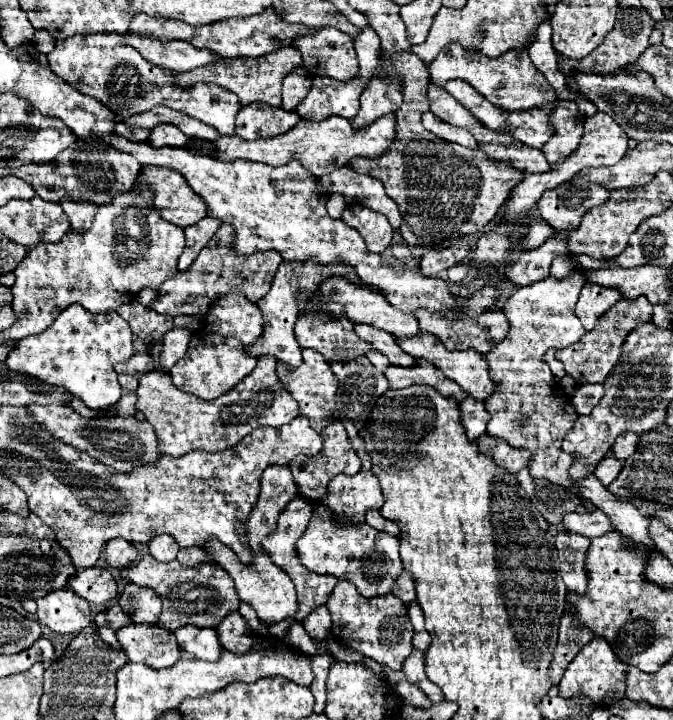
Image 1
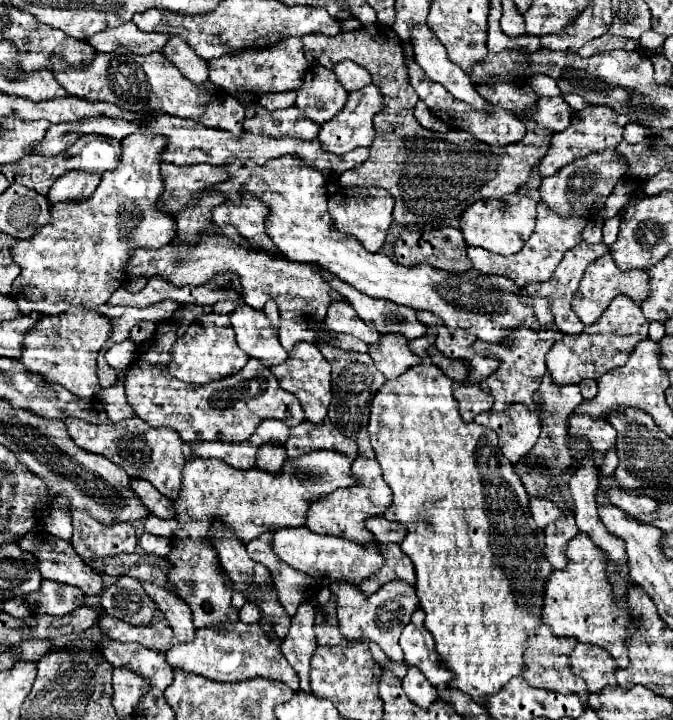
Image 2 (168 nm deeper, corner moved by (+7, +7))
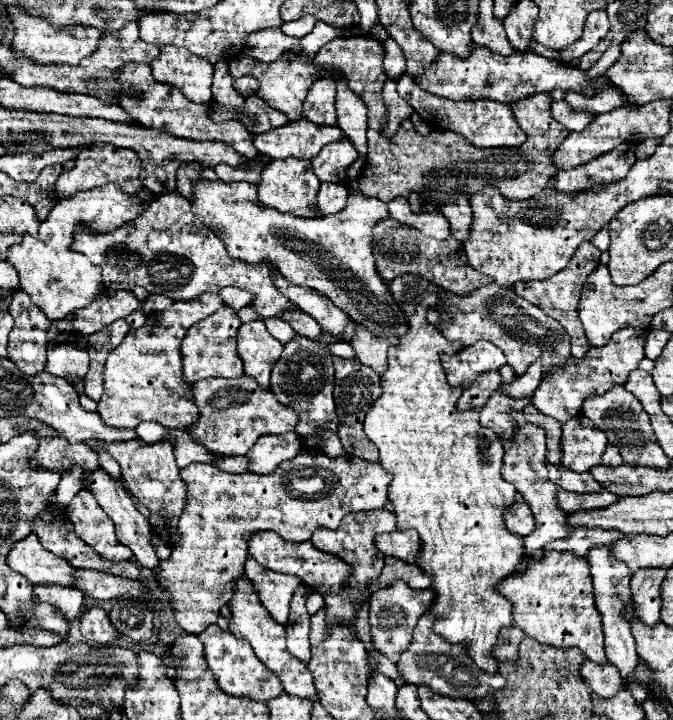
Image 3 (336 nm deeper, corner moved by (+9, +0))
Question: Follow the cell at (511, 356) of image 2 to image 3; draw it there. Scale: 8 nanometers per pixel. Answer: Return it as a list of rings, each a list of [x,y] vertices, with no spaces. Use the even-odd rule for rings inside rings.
[[[534,362],[524,376],[518,376],[512,384],[506,384],[506,386],[504,386],[504,392],[506,392],[508,396],[514,396],[514,398],[532,396],[534,390],[538,388],[540,380],[542,380],[542,364]]]

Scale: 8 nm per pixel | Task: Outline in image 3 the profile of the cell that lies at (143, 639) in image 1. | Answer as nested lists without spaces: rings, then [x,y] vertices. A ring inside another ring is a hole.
[[[96,606],[84,610],[80,616],[80,632],[90,644],[112,644],[118,638],[118,632],[110,624],[108,614]]]

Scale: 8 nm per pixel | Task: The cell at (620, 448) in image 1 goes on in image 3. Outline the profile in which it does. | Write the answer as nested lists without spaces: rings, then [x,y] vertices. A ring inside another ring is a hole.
[[[576,416],[574,420],[568,420],[562,426],[562,466],[572,472],[588,472],[592,466],[600,464],[602,452],[608,446],[606,434],[594,426],[586,416]]]

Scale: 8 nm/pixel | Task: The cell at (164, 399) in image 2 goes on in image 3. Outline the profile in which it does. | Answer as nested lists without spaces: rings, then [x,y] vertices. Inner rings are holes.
[[[250,376],[240,378],[206,378],[198,380],[194,386],[194,398],[200,408],[198,424],[190,428],[190,436],[194,440],[202,440],[210,452],[218,456],[238,456],[246,454],[252,444],[262,434],[286,434],[294,432],[294,422],[298,416],[290,412],[290,408],[278,404],[276,396],[270,390],[258,388],[256,380]]]

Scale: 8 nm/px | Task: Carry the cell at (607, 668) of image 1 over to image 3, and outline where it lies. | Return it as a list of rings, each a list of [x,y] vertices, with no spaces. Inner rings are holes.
[[[586,660],[582,664],[582,680],[596,692],[598,696],[614,696],[622,688],[622,676],[614,664],[596,664],[592,660]]]

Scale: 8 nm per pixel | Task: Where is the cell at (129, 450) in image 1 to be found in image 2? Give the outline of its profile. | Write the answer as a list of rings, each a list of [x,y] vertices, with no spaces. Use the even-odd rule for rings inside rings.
[[[68,417],[64,423],[74,443],[80,445],[82,449],[108,457],[112,463],[128,471],[130,477],[150,481],[168,499],[176,499],[176,493],[180,493],[180,477],[182,477],[182,467],[186,463],[184,441],[180,441],[180,437],[172,433],[172,429],[152,429],[144,425],[140,417],[128,417],[118,423],[110,421],[98,425]]]

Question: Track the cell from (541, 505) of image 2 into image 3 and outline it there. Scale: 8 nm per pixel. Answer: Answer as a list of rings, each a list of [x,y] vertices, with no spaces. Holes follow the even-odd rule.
[[[514,502],[514,504],[506,506],[504,524],[516,536],[522,536],[522,538],[528,536],[534,530],[534,516],[530,512],[530,506],[524,502]]]

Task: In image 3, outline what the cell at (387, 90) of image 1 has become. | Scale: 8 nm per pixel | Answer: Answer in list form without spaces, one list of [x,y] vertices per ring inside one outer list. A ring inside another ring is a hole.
[[[346,138],[334,144],[326,144],[326,148],[322,148],[322,152],[312,160],[312,170],[320,178],[320,182],[350,186],[346,170],[354,164],[356,158],[358,152],[352,146],[352,142]]]

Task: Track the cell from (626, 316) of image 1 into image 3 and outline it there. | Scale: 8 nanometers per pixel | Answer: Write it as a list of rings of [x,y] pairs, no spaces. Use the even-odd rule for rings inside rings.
[[[622,328],[618,334],[614,334],[606,346],[602,348],[590,348],[586,358],[570,358],[566,366],[556,368],[552,374],[548,374],[542,384],[536,388],[532,396],[532,404],[544,414],[558,422],[568,422],[570,418],[580,414],[582,402],[594,394],[604,394],[616,384],[624,384],[628,380],[628,374],[638,368],[640,360],[644,358],[644,342],[646,342],[646,330],[640,328]]]

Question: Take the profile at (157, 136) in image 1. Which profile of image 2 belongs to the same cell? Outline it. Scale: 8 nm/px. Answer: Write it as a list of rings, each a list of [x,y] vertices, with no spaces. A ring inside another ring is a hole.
[[[148,131],[132,133],[122,140],[122,163],[114,171],[102,175],[102,181],[94,195],[82,203],[52,205],[52,221],[32,237],[32,241],[16,241],[12,245],[14,263],[22,269],[12,285],[10,297],[16,301],[22,315],[44,313],[56,315],[70,305],[96,309],[108,303],[110,295],[128,281],[126,265],[136,249],[162,249],[176,237],[174,217],[156,209],[156,197],[160,197],[160,157],[168,145],[166,137],[148,135]]]

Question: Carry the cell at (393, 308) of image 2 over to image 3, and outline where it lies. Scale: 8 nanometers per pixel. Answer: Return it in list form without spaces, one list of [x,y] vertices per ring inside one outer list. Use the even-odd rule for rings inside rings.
[[[200,178],[194,188],[192,188],[192,212],[198,216],[206,228],[210,228],[224,244],[230,256],[236,260],[244,260],[250,264],[258,264],[262,260],[274,262],[274,266],[290,280],[292,284],[308,286],[318,290],[320,294],[328,296],[340,310],[350,314],[350,318],[356,324],[366,324],[372,332],[378,332],[378,336],[404,336],[408,326],[406,318],[400,308],[396,308],[396,302],[388,294],[386,282],[378,276],[374,268],[374,256],[372,256],[372,246],[370,246],[370,236],[374,230],[374,224],[380,218],[388,218],[390,214],[386,212],[386,202],[368,198],[362,192],[350,192],[346,208],[334,216],[324,216],[324,218],[300,218],[294,214],[282,214],[274,208],[262,206],[256,194],[256,186],[250,182],[222,182],[222,180],[204,180]]]

